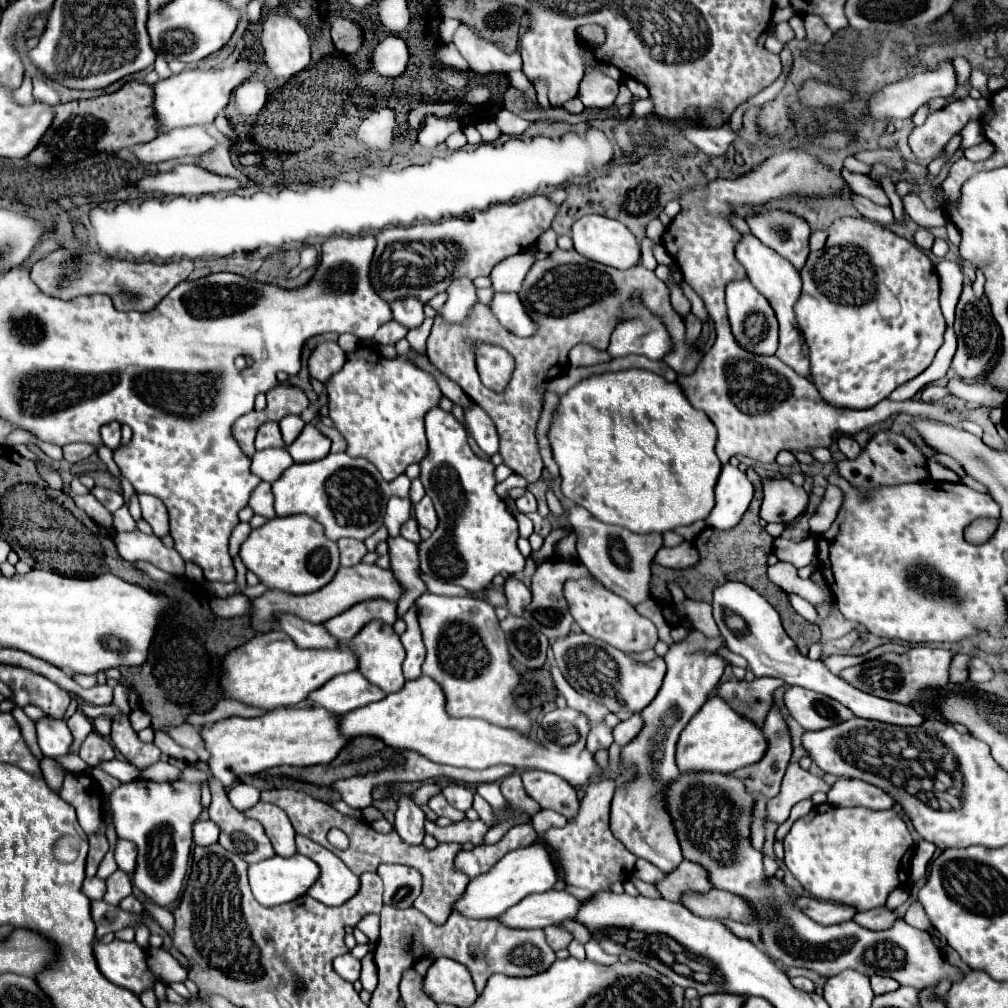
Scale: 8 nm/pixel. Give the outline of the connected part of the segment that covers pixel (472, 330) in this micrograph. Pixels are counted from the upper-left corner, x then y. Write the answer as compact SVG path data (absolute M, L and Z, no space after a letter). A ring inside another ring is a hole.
M576 249L552 251L544 261L536 261L526 275L522 289L518 293L522 305L530 313L532 321L538 325L538 333L534 337L518 337L508 331L502 331L500 323L494 319L490 309L484 303L474 303L466 321L448 323L440 315L434 319L432 333L428 337L428 359L454 383L462 387L462 391L478 403L494 421L500 437L500 455L504 465L508 465L516 475L524 477L528 483L536 483L544 469L534 429L542 409L542 393L536 393L536 385L546 379L554 379L558 373L568 369L568 353L572 347L580 343L588 343L596 349L608 349L610 333L620 321L620 305L634 293L642 293L644 303L662 317L674 339L674 351L664 357L664 361L680 375L694 373L700 355L698 351L690 351L684 343L684 319L674 311L670 303L668 287L654 275L654 271L636 265L626 271L618 271L614 267L594 263L582 257ZM474 345L498 345L506 349L514 357L514 373L508 387L502 393L494 393L486 385L482 385L474 361Z

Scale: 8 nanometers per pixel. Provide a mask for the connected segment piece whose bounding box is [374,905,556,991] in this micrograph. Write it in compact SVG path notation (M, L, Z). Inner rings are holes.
M388 905L382 909L380 917L382 917L380 939L374 951L380 973L388 971L390 967L394 969L400 963L402 967L404 965L412 967L426 951L430 951L434 957L452 957L454 961L466 965L476 983L476 989L482 991L488 977L494 973L502 973L510 977L530 977L546 971L556 961L556 955L548 947L542 929L530 929L530 931L510 929L500 925L496 919L478 921L478 919L466 919L458 913L452 913L444 925L434 925L414 907L394 909ZM446 953L454 953L454 955L446 955Z

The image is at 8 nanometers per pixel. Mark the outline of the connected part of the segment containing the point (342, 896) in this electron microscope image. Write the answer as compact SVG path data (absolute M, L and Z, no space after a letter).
M296 835L296 851L320 865L320 881L310 887L310 897L328 907L338 907L358 893L360 877L356 877L332 851L302 835Z

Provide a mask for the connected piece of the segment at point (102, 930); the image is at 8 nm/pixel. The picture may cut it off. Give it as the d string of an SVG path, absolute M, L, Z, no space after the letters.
M92 901L92 919L96 923L96 937L98 939L106 933L116 933L124 927L132 927L134 923L142 921L144 915L146 915L146 911L142 915L130 915L130 913L122 911L120 907L108 905L104 901Z

